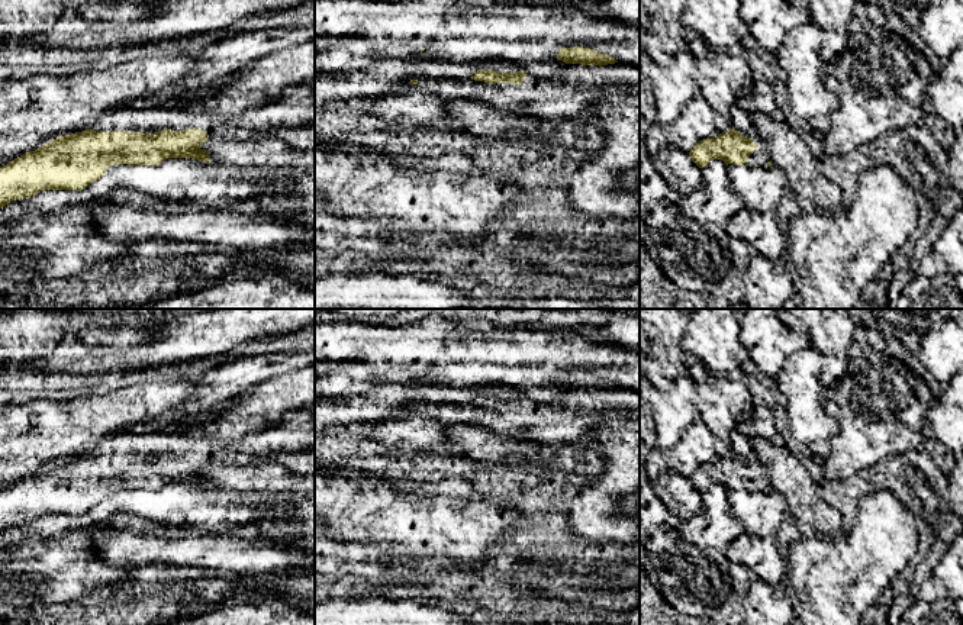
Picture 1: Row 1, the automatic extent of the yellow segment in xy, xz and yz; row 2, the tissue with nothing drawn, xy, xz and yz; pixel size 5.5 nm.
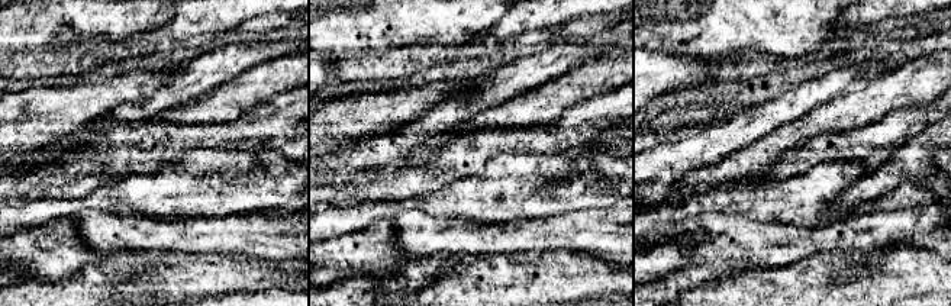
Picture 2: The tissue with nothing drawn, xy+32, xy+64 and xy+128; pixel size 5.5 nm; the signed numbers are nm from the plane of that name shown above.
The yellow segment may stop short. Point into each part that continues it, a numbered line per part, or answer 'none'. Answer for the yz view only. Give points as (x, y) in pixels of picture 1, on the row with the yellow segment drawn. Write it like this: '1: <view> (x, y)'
1: yz (740, 119)

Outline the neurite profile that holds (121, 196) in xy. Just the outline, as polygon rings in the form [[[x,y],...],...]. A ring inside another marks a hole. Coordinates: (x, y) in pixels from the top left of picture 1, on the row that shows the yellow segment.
[[[116,189],[110,194],[107,203],[113,206],[129,206],[135,209],[148,209],[155,212],[197,212],[206,209],[203,204],[196,204],[191,202],[162,202],[128,189]]]

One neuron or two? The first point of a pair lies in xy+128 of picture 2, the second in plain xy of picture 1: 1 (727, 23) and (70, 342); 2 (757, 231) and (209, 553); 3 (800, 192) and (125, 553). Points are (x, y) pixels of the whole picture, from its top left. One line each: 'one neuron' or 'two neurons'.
1: two neurons
2: one neuron
3: two neurons

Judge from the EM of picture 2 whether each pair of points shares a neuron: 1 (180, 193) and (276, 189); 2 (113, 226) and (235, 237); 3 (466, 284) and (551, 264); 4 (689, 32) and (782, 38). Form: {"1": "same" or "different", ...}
{"1": "same", "2": "same", "3": "same", "4": "same"}

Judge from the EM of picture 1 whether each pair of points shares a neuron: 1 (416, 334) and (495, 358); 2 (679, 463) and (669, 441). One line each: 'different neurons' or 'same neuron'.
1: same neuron
2: different neurons

